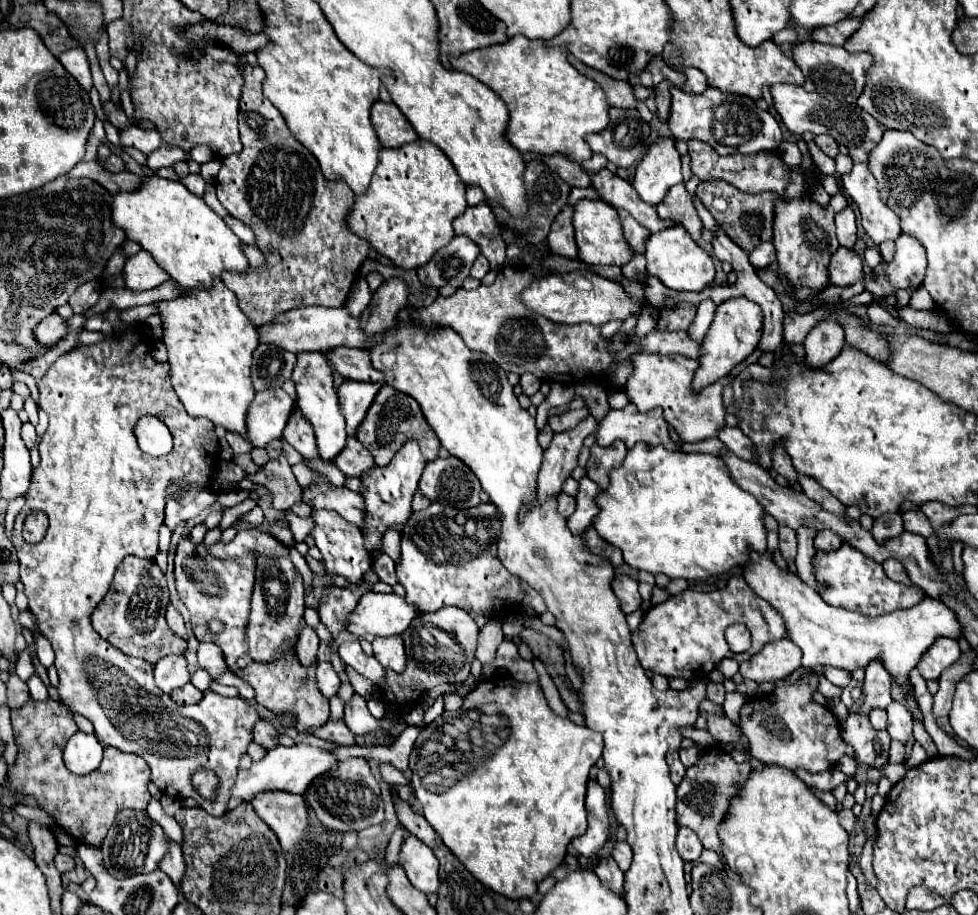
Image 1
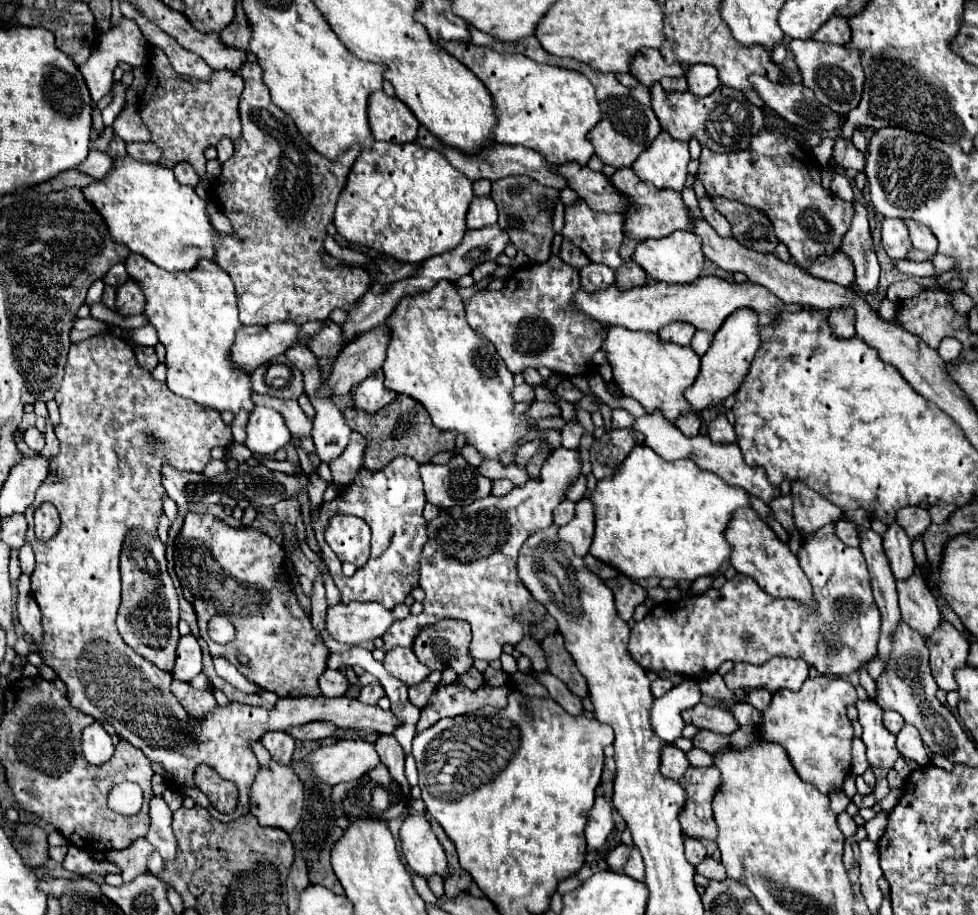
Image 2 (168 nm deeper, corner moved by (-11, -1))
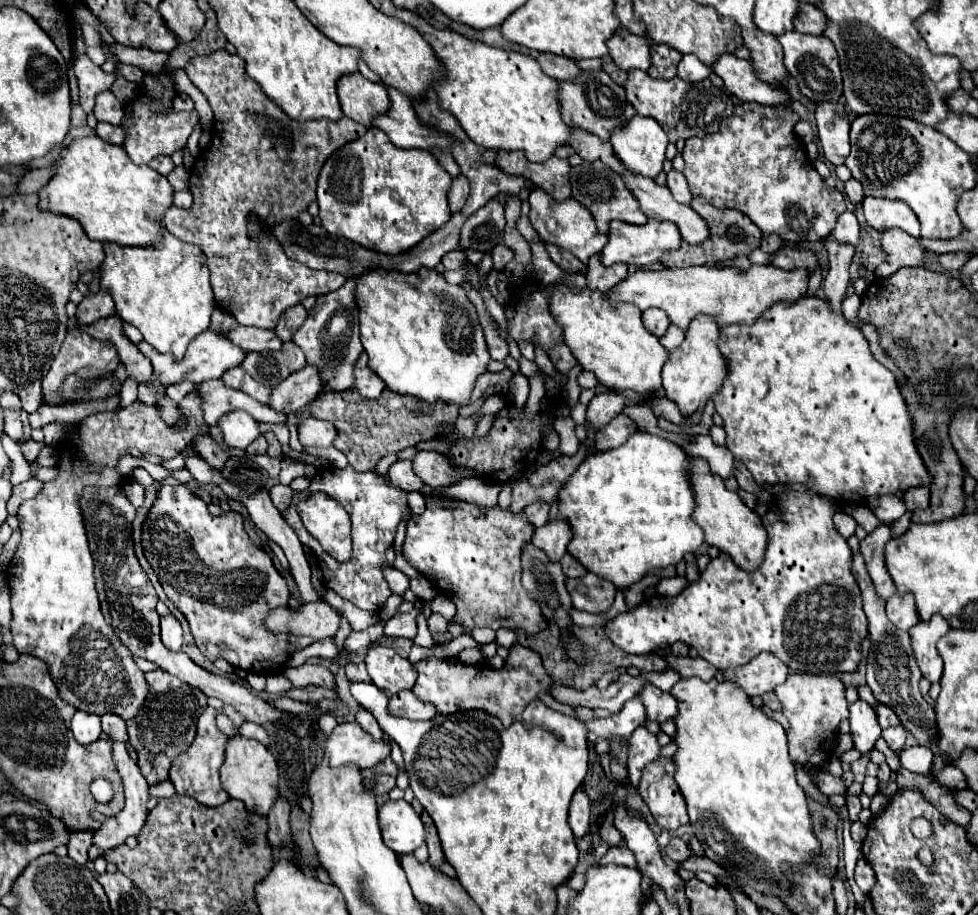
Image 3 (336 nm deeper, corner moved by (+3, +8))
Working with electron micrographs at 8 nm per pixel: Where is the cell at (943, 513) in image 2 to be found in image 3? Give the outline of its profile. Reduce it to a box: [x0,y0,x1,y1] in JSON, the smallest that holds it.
[902,486,930,512]

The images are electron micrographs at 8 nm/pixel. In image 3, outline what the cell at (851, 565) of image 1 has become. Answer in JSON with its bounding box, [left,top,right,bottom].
[604,490,868,674]

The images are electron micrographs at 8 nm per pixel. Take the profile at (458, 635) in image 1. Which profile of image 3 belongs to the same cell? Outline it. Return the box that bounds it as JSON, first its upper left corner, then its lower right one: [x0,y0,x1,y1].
[428,614,448,636]

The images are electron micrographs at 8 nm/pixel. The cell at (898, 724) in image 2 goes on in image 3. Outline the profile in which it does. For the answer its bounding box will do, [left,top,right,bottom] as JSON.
[876,704,900,728]

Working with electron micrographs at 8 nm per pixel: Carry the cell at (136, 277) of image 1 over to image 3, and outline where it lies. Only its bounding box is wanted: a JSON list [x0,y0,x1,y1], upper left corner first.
[76,290,116,326]

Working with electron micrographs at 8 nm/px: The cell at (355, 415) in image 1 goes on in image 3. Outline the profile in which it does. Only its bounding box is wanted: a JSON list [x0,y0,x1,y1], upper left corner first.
[356,354,386,398]

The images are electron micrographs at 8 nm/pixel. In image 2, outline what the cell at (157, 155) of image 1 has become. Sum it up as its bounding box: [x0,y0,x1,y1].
[128,143,164,163]

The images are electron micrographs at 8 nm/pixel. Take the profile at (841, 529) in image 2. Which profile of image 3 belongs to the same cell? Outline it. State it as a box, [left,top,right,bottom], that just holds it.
[834,512,856,538]

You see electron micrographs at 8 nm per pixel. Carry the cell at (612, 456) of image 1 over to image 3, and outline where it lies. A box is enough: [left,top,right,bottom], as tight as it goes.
[596,414,638,450]

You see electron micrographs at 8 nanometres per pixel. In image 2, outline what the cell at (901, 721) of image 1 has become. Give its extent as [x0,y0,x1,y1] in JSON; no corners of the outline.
[898,723,930,767]

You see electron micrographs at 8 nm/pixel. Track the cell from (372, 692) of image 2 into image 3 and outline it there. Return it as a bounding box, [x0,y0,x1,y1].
[344,662,370,682]

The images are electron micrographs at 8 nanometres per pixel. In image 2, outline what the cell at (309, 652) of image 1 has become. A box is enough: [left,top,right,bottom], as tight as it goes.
[312,575,326,633]

